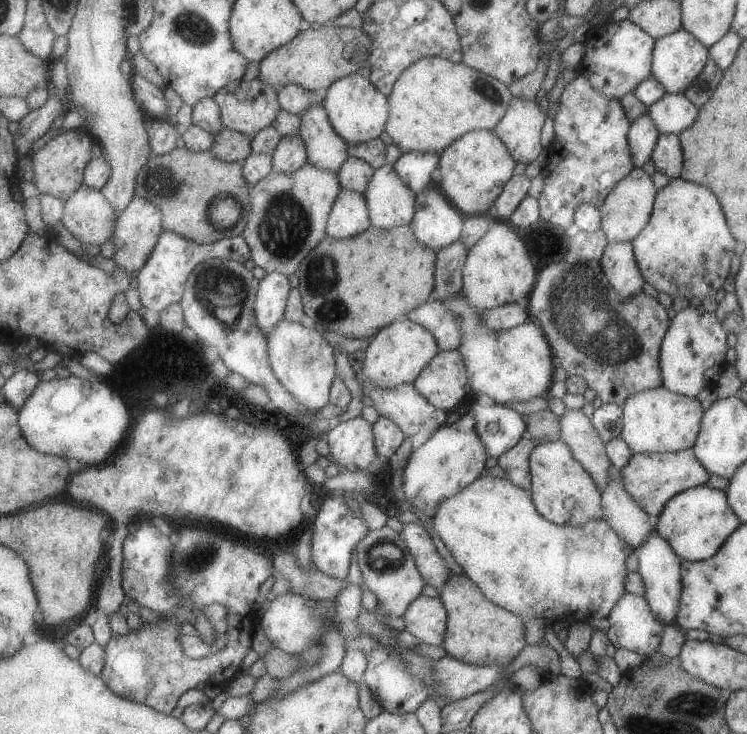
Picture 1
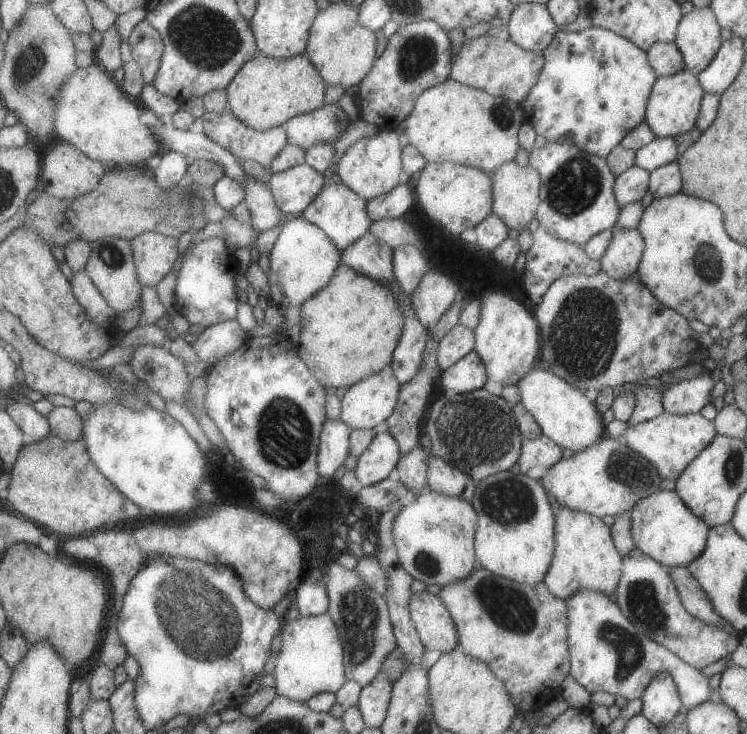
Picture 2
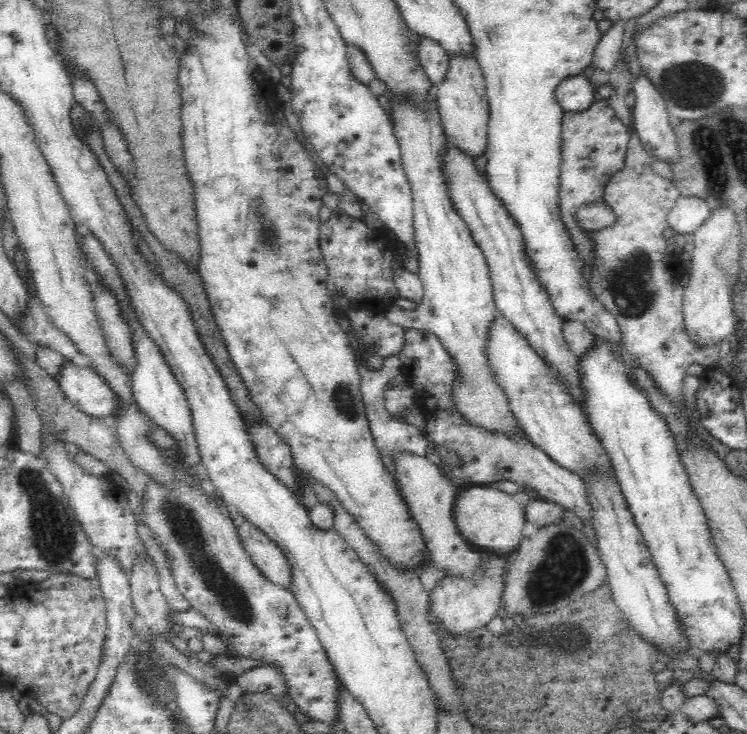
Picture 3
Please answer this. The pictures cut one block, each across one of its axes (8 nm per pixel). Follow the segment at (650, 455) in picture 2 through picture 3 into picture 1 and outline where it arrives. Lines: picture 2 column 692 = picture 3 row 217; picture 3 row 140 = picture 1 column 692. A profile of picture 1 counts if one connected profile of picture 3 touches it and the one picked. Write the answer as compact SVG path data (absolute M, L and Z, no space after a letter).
M663 385L654 389L629 395L622 406L622 429L619 437L625 441L632 454L679 452L691 449L700 429L702 410L695 397L678 395L669 392Z

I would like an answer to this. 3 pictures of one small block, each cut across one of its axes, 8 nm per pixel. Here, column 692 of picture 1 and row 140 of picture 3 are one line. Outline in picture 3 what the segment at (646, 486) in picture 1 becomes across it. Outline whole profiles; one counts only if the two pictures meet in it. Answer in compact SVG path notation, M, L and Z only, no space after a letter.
M450 54L444 80L436 86L437 106L444 133L452 144L468 156L484 153L488 140L488 99L479 62L467 54Z

